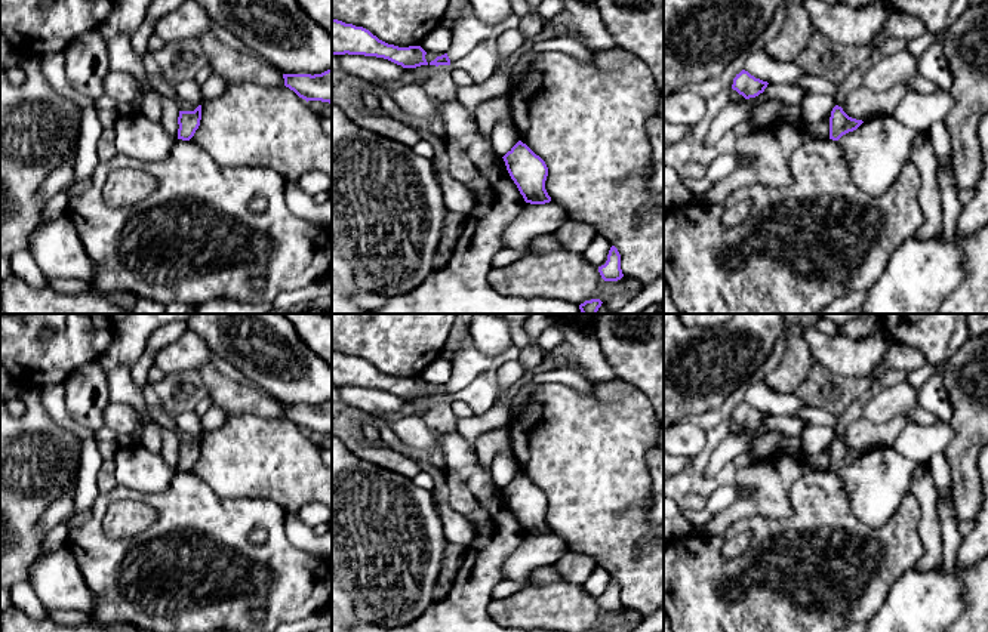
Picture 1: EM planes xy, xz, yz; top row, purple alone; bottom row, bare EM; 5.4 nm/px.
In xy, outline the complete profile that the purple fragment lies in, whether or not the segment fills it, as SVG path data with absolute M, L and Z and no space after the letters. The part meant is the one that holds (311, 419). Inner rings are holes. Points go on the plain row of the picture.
M332 401L321 406L283 406L284 417L299 429L332 435Z

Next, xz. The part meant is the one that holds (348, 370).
M332 351L332 386L364 386L388 391L403 400L428 397L421 377L388 376L363 358Z

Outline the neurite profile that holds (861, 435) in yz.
M905 414L880 425L862 417L847 426L841 440L849 448L862 453L877 447L893 447L898 435L909 422L911 419Z

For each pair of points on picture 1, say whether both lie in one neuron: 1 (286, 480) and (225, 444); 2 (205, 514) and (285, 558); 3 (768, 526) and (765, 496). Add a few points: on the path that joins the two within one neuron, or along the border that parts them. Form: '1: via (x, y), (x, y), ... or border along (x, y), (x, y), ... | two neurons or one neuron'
1: via (271, 465), (264, 458), (240, 458) | one neuron
2: via (224, 533), (246, 551), (265, 555) | one neuron
3: border along (788, 490), (787, 517), (748, 515), (732, 524) | two neurons

